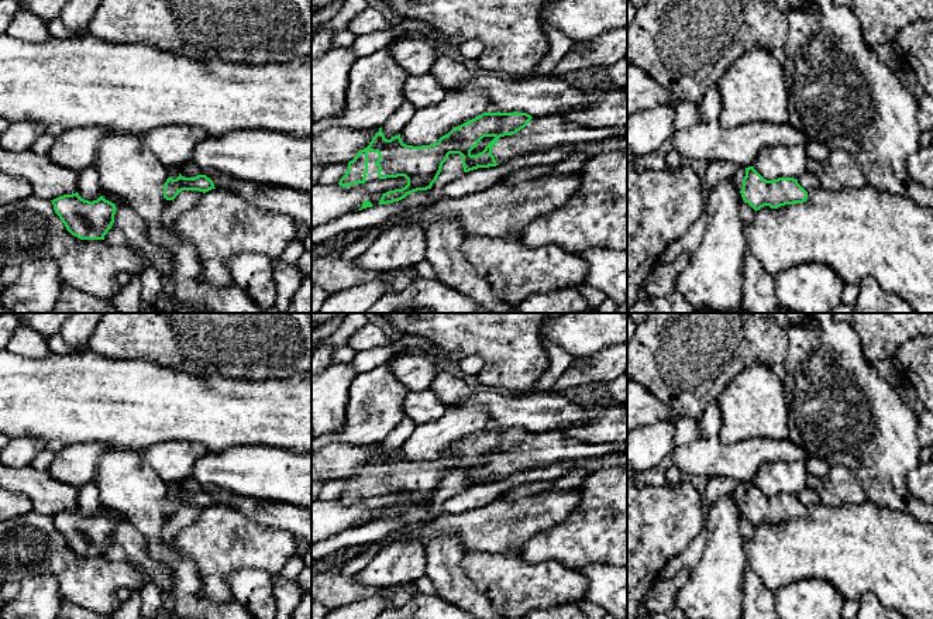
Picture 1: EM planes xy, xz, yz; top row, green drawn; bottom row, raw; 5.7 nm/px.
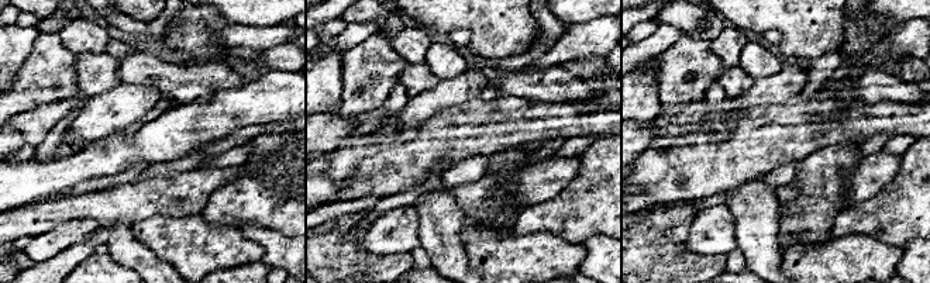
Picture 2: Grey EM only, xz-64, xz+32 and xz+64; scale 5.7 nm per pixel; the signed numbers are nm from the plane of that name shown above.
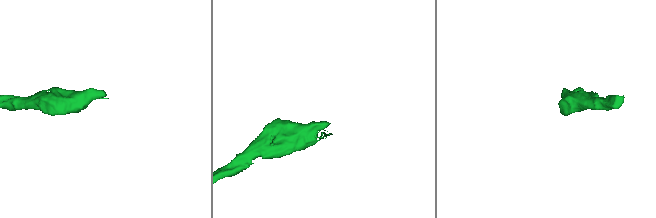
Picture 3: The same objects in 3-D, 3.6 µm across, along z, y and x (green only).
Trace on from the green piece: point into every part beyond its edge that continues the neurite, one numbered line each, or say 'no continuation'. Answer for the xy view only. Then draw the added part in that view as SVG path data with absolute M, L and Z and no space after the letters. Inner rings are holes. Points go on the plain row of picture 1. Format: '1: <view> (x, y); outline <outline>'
no continuation

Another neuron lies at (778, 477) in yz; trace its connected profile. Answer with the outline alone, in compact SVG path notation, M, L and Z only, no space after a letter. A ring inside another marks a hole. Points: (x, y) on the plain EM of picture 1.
M777 460L762 464L753 482L767 496L778 494L798 495L806 488L808 477L805 462Z

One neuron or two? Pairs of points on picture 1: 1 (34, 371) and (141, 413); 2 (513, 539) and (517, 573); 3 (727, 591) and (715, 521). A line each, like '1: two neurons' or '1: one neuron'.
1: one neuron
2: two neurons
3: one neuron

